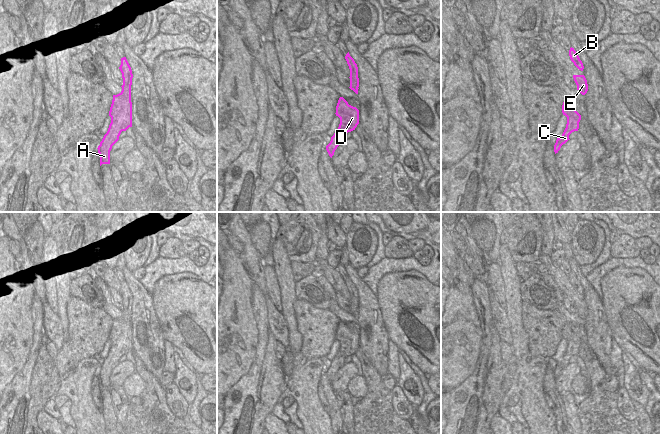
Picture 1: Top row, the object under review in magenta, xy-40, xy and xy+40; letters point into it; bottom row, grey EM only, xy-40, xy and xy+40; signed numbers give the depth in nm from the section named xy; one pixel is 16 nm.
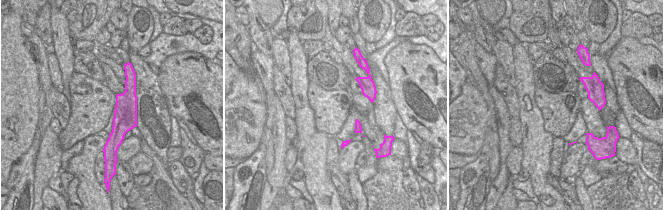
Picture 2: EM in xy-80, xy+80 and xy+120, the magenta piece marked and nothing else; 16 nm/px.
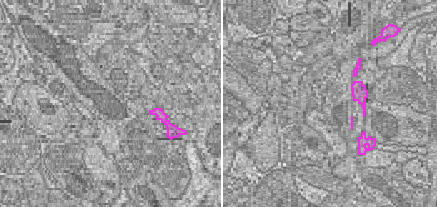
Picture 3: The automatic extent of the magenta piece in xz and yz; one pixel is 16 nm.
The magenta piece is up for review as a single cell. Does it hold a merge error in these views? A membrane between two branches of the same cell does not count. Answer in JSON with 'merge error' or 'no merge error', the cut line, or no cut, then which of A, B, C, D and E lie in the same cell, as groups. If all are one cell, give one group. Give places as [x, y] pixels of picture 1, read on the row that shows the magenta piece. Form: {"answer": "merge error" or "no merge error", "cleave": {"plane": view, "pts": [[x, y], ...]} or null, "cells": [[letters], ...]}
{"answer": "merge error", "cleave": {"plane": "xy", "pts": [[358, 82], [354, 91]]}, "cells": [["A", "B", "C", "D"], ["E"]]}

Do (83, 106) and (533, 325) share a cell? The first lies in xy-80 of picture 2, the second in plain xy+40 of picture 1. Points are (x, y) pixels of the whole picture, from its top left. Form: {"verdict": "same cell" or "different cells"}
{"verdict": "same cell"}

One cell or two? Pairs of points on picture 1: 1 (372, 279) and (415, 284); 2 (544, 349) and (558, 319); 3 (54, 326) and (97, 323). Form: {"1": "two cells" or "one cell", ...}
{"1": "two cells", "2": "one cell", "3": "two cells"}

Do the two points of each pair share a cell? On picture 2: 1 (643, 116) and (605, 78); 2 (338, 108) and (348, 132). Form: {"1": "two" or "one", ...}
{"1": "two", "2": "two"}

